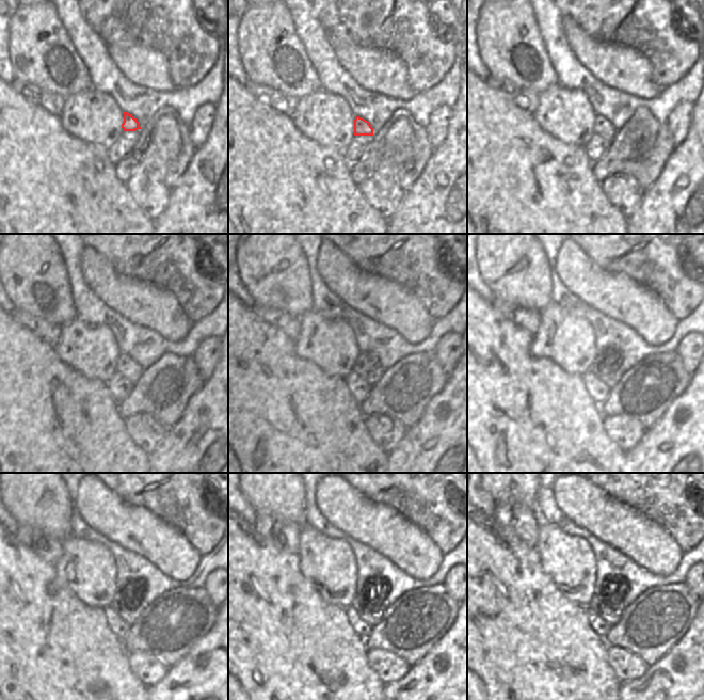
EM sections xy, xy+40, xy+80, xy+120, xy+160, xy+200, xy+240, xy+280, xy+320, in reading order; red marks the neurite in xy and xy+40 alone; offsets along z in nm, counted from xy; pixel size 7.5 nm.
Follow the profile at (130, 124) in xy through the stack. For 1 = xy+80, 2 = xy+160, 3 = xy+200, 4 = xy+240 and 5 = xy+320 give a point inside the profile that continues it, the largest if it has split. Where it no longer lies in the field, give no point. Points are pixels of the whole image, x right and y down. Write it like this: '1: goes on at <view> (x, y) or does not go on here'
1: goes on at xy+80 (602, 126)
2: goes on at xy+160 (366, 365)
3: goes on at xy+200 (606, 367)
4: goes on at xy+240 (128, 606)
5: goes on at xy+320 (607, 606)

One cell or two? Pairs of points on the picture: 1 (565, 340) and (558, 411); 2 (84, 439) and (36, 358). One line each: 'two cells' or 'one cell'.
1: two cells
2: one cell

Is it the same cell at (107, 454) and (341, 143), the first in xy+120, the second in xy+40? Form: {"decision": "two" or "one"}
{"decision": "two"}

